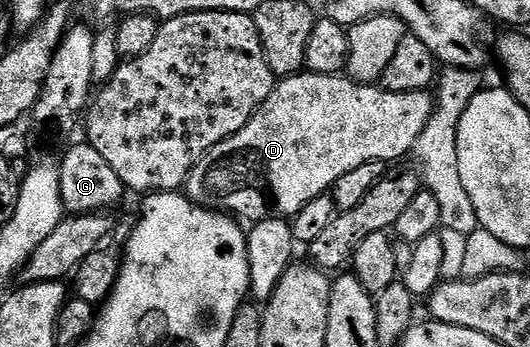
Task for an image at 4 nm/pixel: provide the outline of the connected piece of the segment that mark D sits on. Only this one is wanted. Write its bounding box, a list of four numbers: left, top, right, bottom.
[186,73,434,221]

